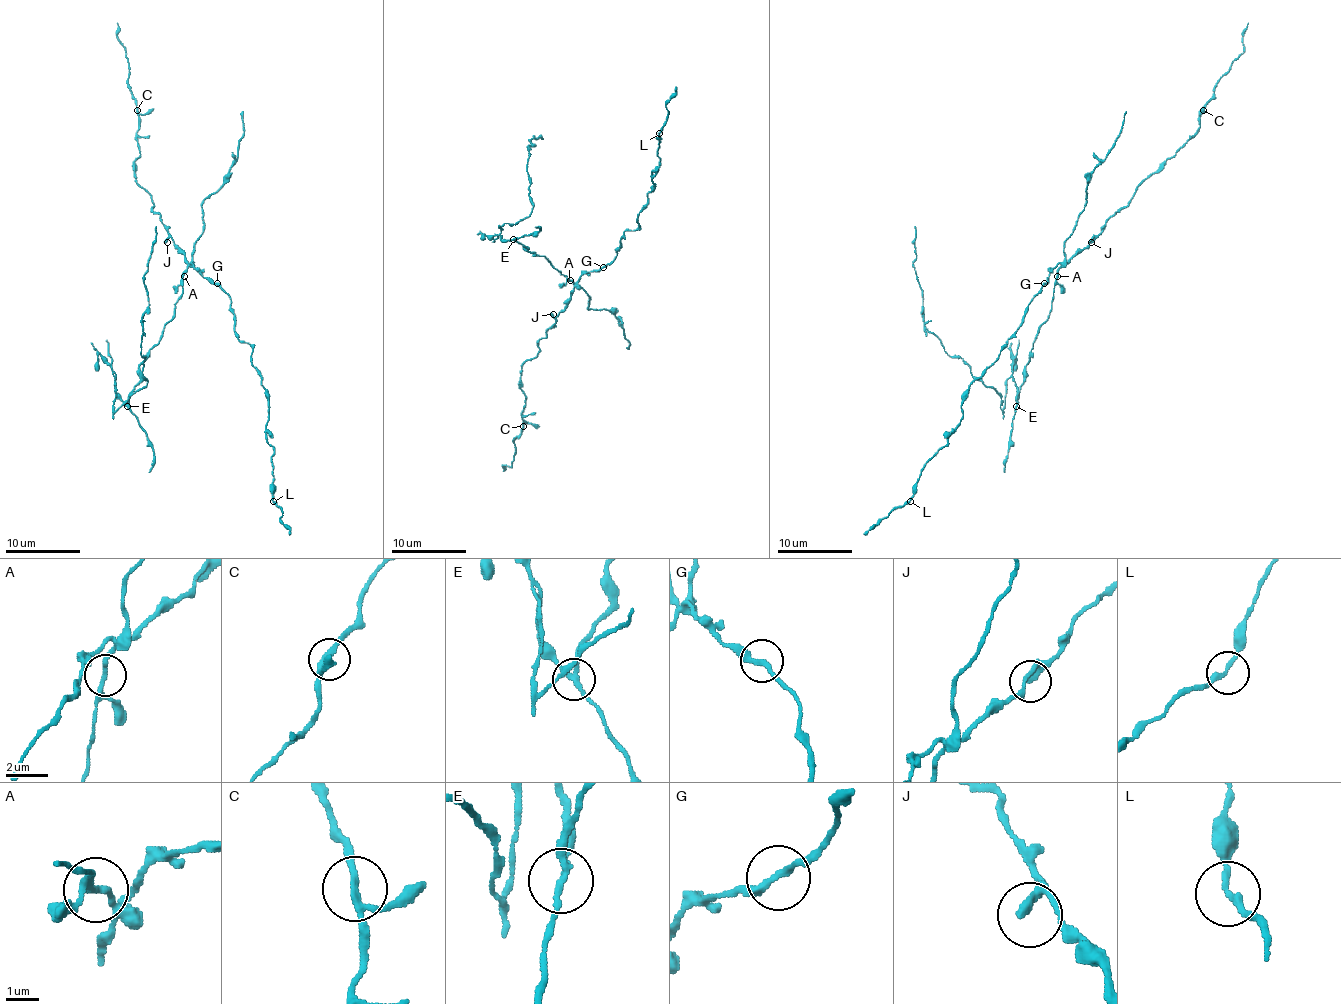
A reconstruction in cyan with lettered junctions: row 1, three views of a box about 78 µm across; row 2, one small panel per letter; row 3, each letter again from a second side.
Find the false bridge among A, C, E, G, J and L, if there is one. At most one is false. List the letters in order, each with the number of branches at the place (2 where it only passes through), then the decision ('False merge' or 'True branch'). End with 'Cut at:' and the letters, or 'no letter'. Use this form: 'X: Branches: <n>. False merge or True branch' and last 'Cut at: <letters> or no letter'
A: Branches: 3. True branch
C: Branches: 3. True branch
E: Branches: 3. False merge
G: Branches: 2. True branch
J: Branches: 3. True branch
L: Branches: 2. True branch
Cut at: E

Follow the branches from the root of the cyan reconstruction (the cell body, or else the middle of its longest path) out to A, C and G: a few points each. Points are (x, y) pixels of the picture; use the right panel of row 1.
A: (1052, 306), (1057, 276)
C: (1052, 306), (1057, 272), (1089, 244), (1100, 227), (1128, 203), (1136, 190), (1197, 130), (1199, 113), (1203, 110)
G: (1052, 306), (1059, 263), (1044, 283)

